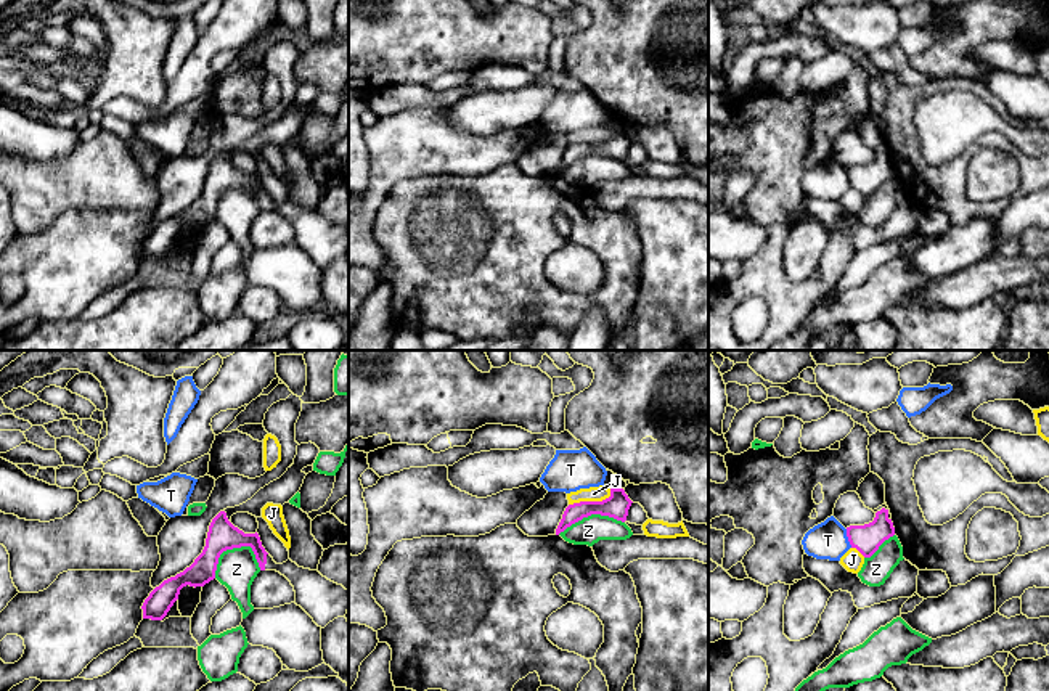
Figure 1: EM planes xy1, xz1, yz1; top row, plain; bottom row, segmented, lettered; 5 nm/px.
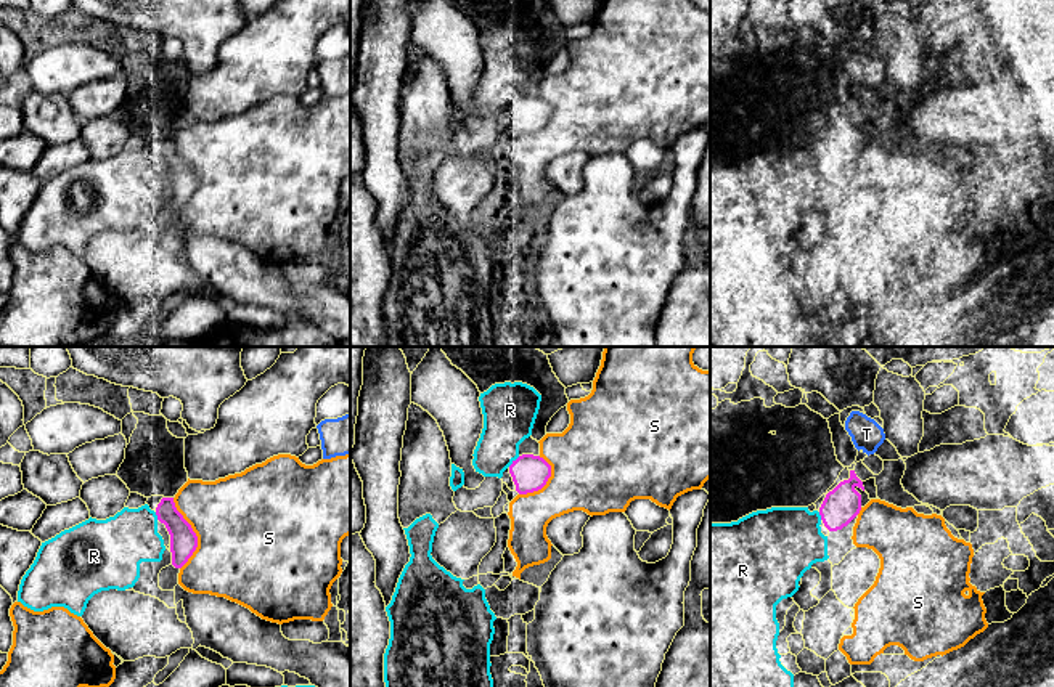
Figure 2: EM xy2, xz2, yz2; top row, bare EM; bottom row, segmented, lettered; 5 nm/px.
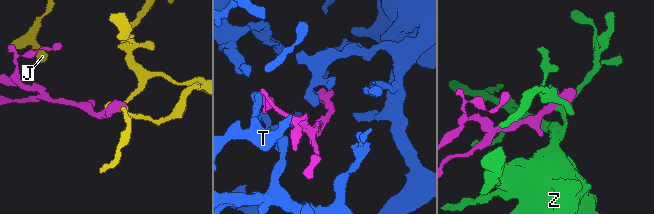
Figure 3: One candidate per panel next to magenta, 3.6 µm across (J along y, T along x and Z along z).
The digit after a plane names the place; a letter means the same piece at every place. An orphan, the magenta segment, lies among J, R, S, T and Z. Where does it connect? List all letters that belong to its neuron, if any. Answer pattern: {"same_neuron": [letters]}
{"same_neuron": []}

